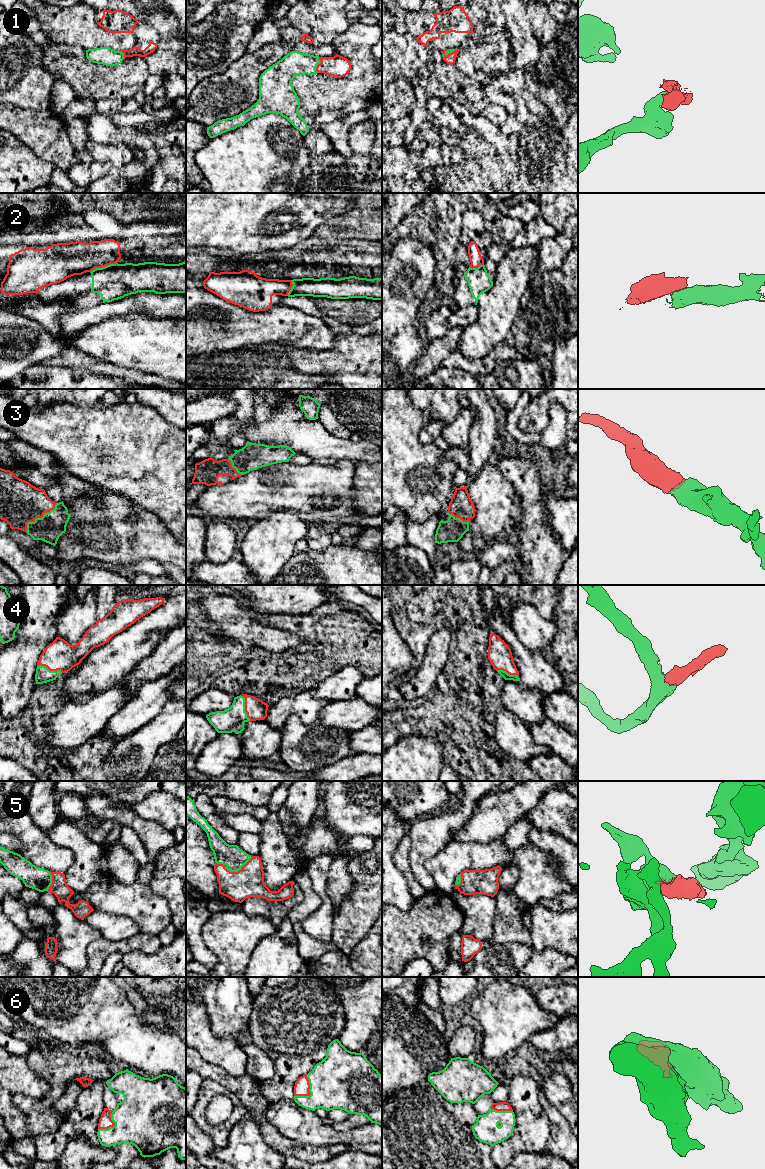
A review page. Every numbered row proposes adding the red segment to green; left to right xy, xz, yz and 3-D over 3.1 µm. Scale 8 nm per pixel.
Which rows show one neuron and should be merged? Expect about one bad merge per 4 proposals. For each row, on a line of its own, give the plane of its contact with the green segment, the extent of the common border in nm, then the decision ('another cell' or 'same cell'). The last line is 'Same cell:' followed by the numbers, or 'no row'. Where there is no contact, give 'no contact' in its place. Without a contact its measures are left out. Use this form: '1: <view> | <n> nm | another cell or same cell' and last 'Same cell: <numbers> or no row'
1: xz | 130 nm | same cell
2: xy | 240 nm | another cell
3: xy | 340 nm | same cell
4: xz | 220 nm | same cell
5: xz | 300 nm | same cell
6: xz | 220 nm | same cell
Same cell: 1, 3, 4, 5, 6

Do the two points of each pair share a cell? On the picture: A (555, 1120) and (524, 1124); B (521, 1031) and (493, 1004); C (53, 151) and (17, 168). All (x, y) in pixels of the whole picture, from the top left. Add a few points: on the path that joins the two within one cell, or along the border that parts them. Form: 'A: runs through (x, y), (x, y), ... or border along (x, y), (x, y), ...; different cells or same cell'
A: border along (539, 1100), (550, 1125), (550, 1135), (547, 1144); different cells
B: runs through (514, 1024), (500, 1010); same cell
C: border along (22, 142), (40, 158), (50, 162), (54, 167); different cells

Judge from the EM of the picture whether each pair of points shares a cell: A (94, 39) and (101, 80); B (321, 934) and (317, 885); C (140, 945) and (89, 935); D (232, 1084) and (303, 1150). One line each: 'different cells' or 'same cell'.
A: different cells
B: same cell
C: different cells
D: same cell

